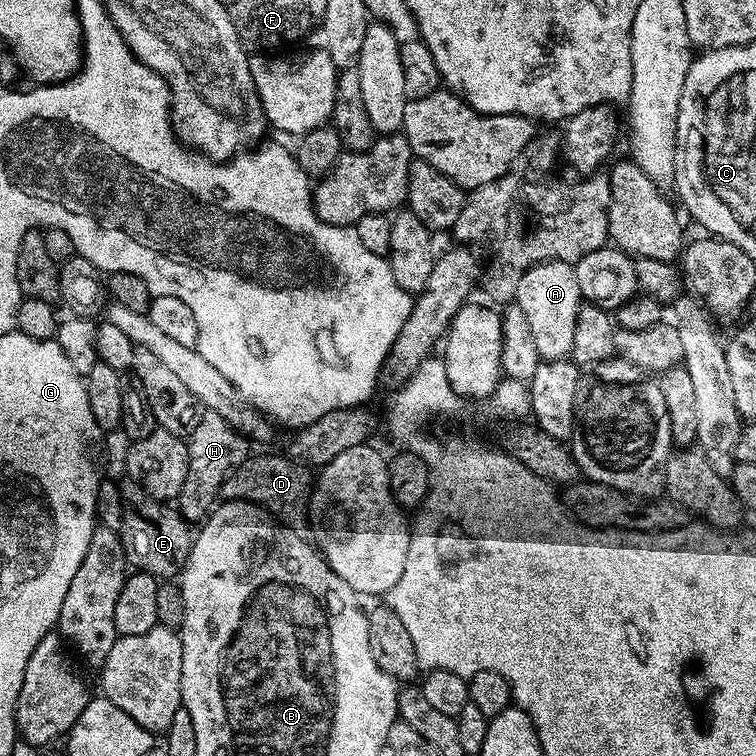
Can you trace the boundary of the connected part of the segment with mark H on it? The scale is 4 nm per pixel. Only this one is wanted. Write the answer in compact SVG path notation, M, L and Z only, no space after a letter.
M205 411L196 421L192 435L187 437L186 443L188 446L188 469L186 470L186 482L182 482L182 490L178 497L178 511L189 522L203 522L208 519L221 499L222 482L226 482L228 475L243 460L248 459L250 440L243 432L234 428L230 422L226 422L226 418Z

